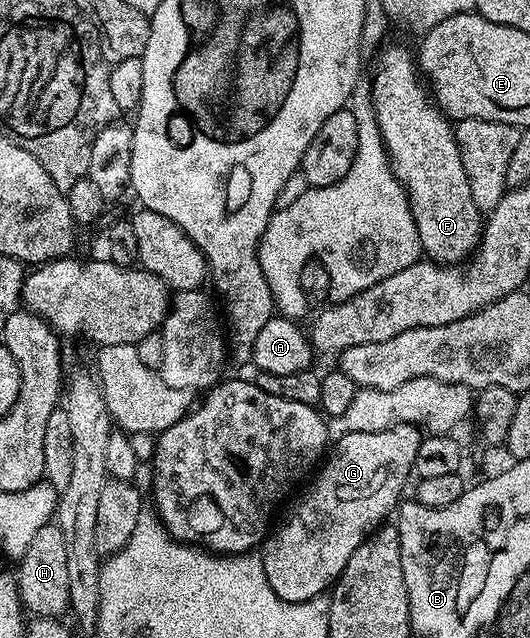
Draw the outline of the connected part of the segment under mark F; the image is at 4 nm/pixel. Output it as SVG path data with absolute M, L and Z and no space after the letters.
M398 43L385 47L381 48L382 56L372 82L374 120L378 122L390 166L410 199L423 252L440 264L454 265L469 260L482 241L484 213L472 201L454 127L438 110L418 70L415 52Z

